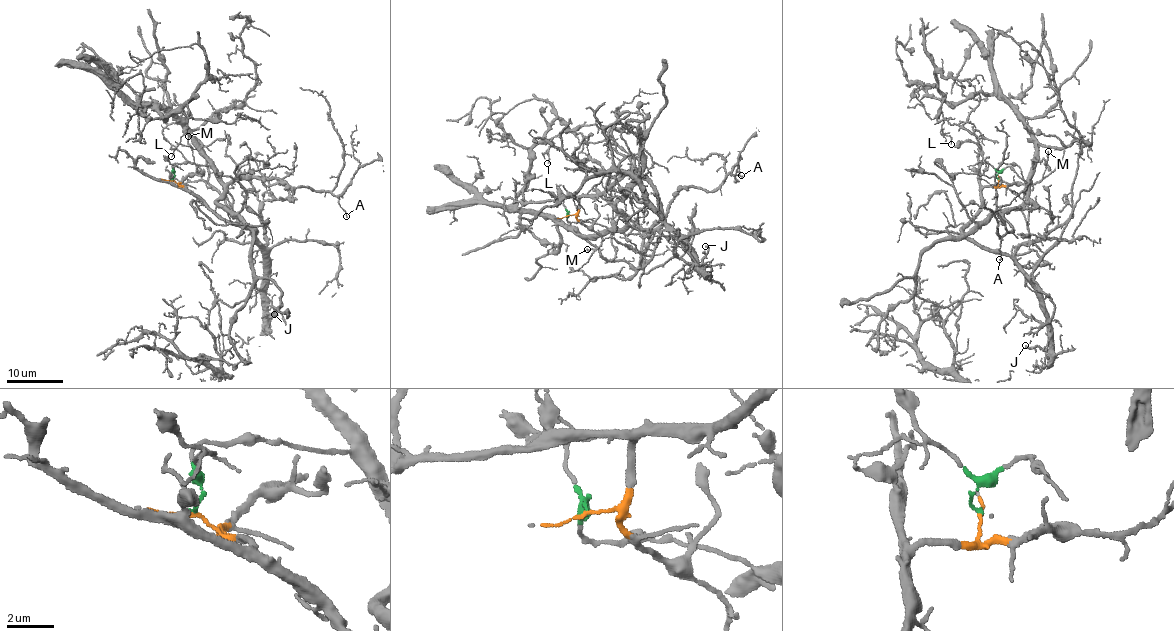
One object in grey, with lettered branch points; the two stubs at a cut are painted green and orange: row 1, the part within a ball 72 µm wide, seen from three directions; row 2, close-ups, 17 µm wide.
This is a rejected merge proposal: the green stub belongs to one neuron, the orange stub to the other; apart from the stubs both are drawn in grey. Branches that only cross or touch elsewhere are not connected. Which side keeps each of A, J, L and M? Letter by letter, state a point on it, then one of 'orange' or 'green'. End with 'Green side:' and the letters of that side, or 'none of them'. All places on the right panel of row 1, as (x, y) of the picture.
A: (999, 259) | green
J: (1025, 345) | orange
L: (951, 144) | green
M: (1048, 151) | orange
Green side: A, L

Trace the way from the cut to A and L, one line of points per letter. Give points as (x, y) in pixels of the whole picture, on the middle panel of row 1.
A: (568, 214), (570, 222), (589, 221), (616, 230), (657, 229), (683, 188), (714, 190), (726, 176), (742, 176)
L: (568, 214), (568, 221), (606, 229), (573, 233), (517, 208), (529, 153), (551, 139), (547, 163)

